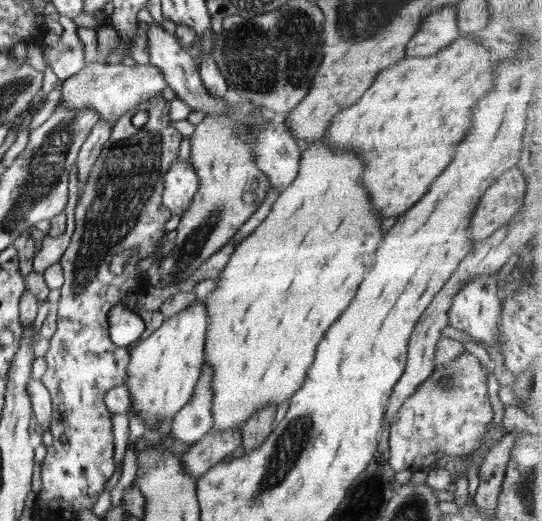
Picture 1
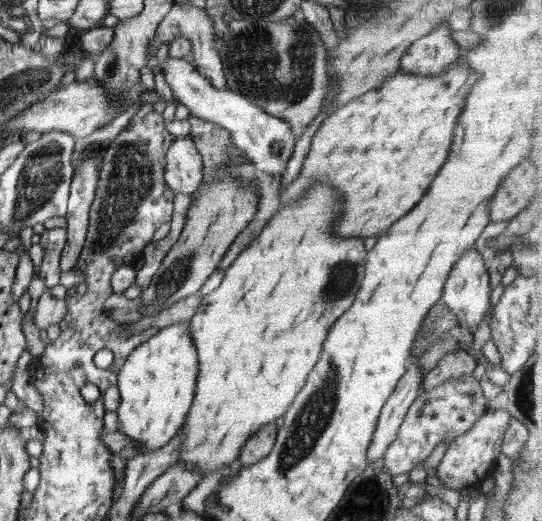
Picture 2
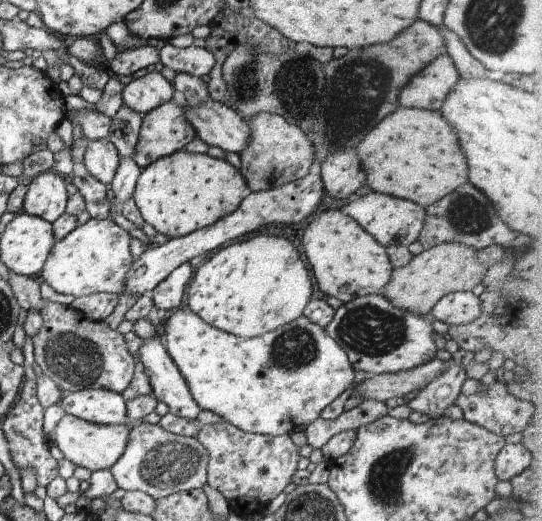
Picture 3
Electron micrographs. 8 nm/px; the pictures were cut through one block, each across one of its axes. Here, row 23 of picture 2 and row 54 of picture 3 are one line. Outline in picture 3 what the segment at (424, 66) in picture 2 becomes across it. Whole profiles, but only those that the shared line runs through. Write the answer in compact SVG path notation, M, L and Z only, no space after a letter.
M441 52L400 89L400 104L438 111L460 76L448 54Z

